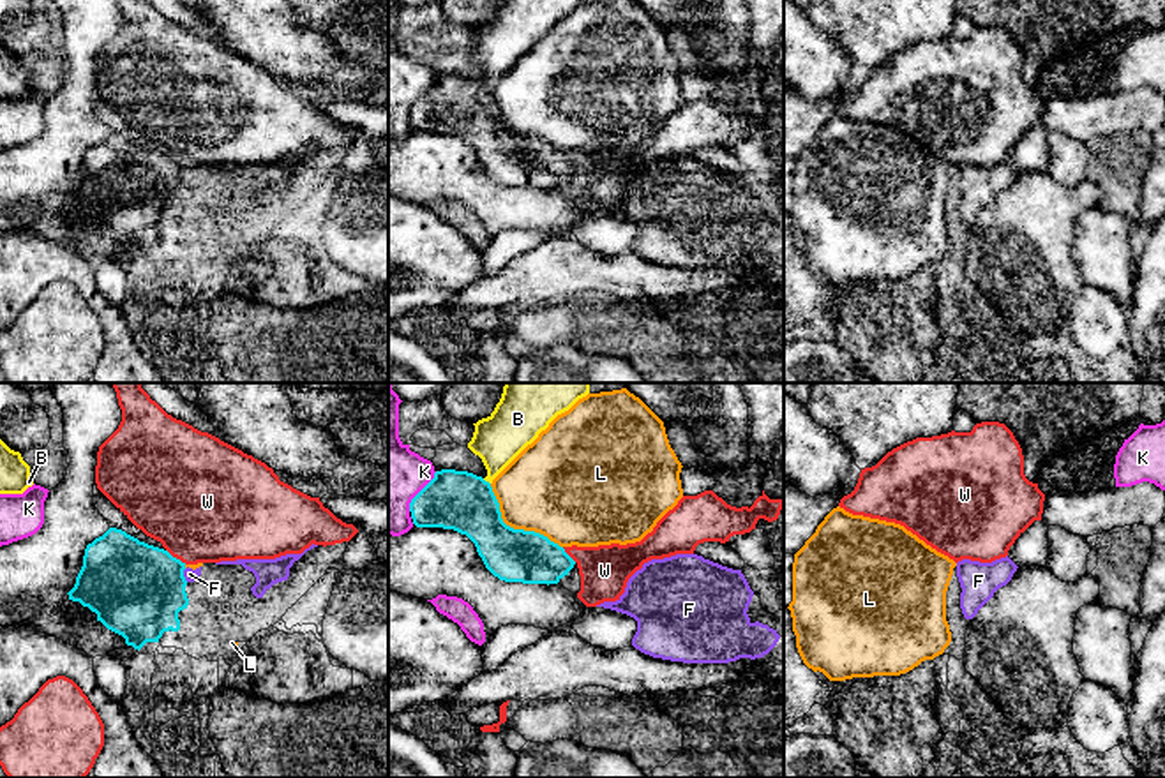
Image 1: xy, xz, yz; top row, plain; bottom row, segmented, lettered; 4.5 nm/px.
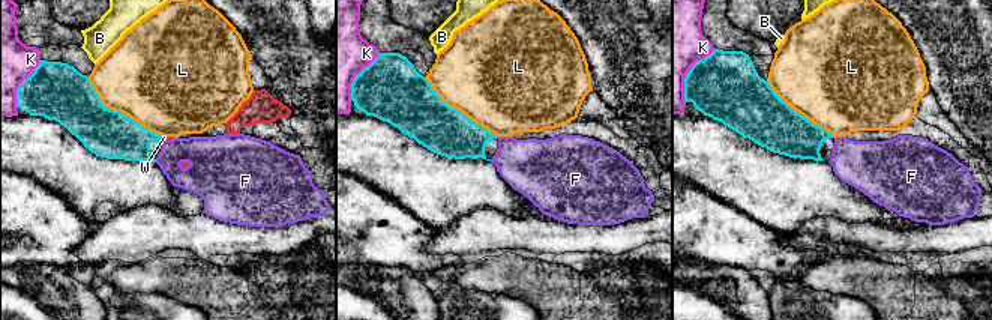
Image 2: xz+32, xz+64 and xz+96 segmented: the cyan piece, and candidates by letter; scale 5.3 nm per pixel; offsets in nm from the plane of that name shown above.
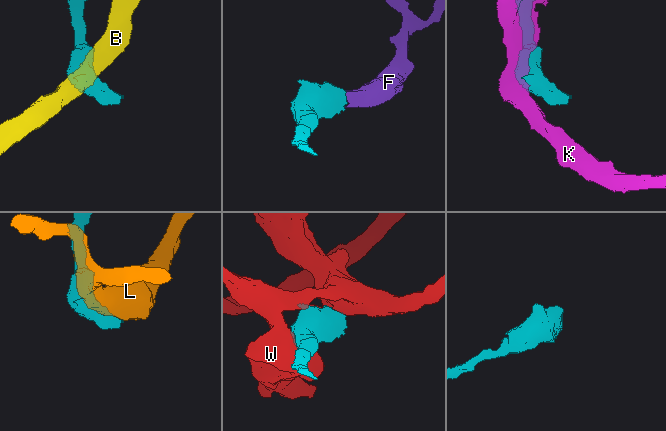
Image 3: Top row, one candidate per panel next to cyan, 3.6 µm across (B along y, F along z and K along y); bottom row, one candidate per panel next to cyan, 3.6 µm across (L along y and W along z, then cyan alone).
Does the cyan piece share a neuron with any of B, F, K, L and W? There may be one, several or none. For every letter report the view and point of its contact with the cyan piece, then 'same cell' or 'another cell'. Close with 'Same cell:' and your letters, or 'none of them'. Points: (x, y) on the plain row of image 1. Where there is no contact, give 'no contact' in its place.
B: xz (484, 85) | another cell
F: xy (182, 180) | same cell
K: xz (420, 96) | another cell
L: xz (512, 133) | another cell
W: xy (175, 163) | another cell
Same cell: F

